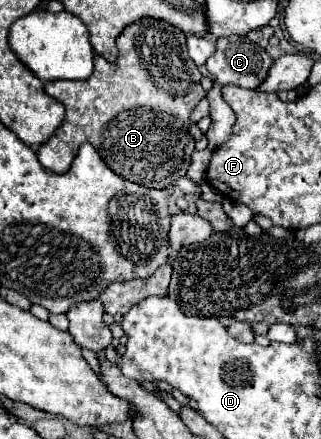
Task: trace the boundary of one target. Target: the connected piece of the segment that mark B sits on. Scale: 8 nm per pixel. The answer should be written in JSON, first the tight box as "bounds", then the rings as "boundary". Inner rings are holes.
{"bounds":[38,19,206,189],"boundary":[[[142,19],[128,25],[118,37],[120,57],[116,63],[108,63],[104,57],[94,57],[94,73],[84,81],[46,81],[44,91],[56,101],[66,105],[66,119],[56,129],[56,133],[38,149],[38,161],[54,171],[66,173],[80,149],[82,143],[92,143],[100,153],[104,163],[120,177],[156,189],[170,189],[178,177],[184,177],[190,165],[190,155],[194,151],[196,139],[190,135],[190,113],[198,101],[206,97],[206,91],[200,85],[200,71],[190,61],[186,53],[186,35],[154,19]]]}

